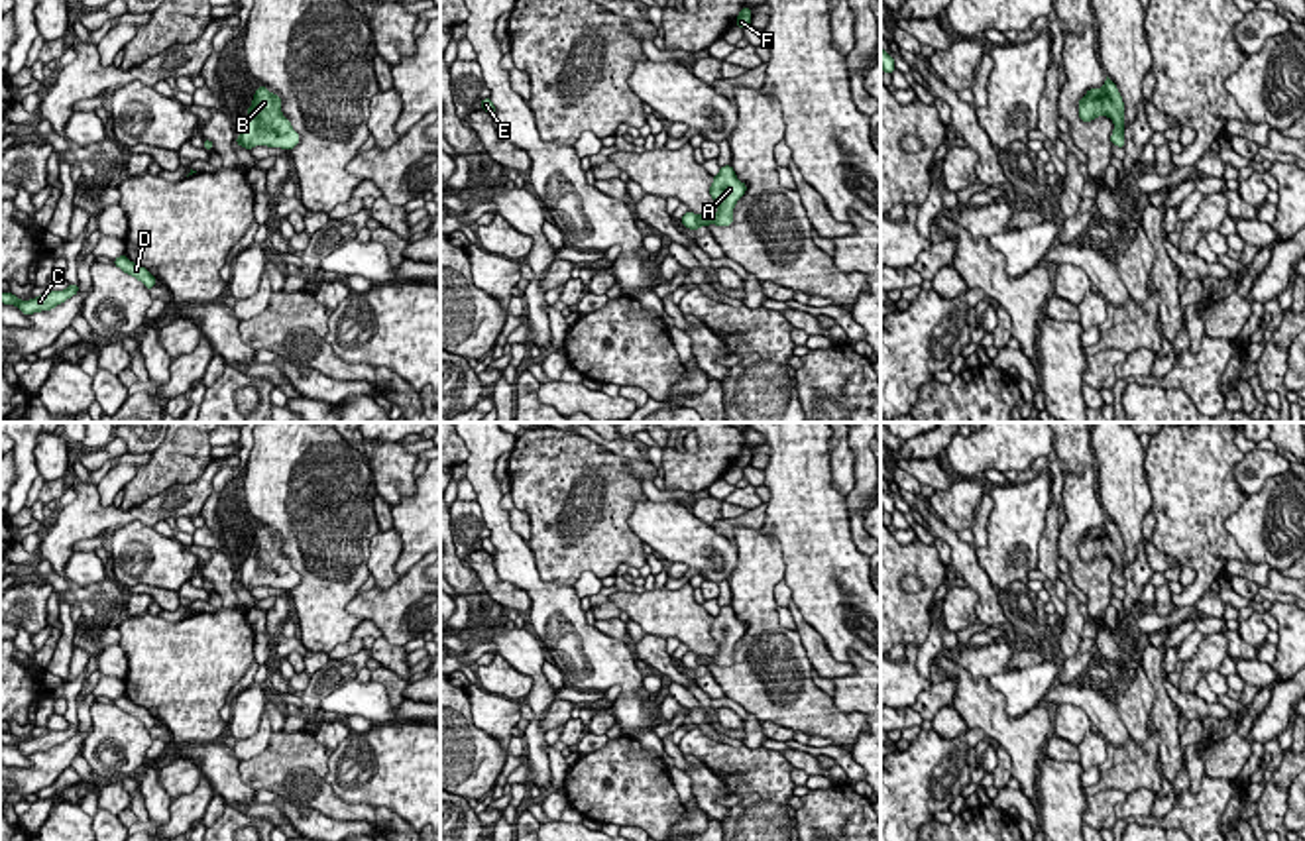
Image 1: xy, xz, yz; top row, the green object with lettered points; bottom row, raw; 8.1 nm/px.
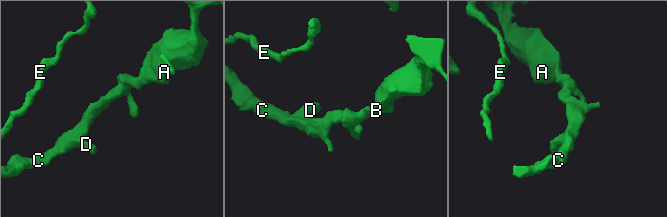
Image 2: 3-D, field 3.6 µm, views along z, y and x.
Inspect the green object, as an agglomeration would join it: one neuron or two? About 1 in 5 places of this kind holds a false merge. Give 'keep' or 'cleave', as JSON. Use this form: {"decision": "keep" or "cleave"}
{"decision": "keep"}

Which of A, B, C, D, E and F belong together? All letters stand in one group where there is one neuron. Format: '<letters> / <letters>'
A B C D E F

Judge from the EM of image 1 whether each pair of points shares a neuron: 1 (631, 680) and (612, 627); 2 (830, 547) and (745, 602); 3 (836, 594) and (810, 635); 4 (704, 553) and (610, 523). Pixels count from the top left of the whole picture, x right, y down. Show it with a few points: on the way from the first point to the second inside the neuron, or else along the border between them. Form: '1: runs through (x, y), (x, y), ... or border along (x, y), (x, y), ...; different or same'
1: border along (594, 627), (627, 643), (637, 659); different
2: border along (771, 533), (781, 549), (785, 578); different
3: border along (793, 600), (828, 651), (844, 663); different
4: border along (647, 500), (629, 517), (643, 543); different

